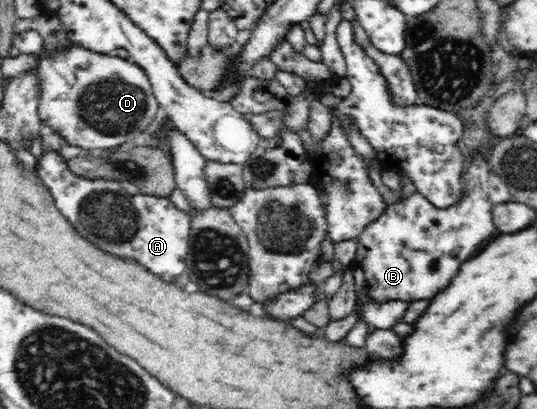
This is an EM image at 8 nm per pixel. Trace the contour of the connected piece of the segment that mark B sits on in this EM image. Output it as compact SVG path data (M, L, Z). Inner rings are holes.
M485 117L481 145L473 150L472 161L463 175L465 195L458 201L459 205L439 209L415 192L401 203L388 205L385 213L365 226L356 237L355 259L348 269L353 276L356 295L354 312L365 324L364 333L373 333L375 329L363 319L365 303L431 299L435 291L443 291L443 287L447 287L447 283L457 275L462 264L469 259L467 253L475 253L483 247L487 243L483 237L497 233L491 221L492 201L488 194L488 181L493 172L488 153L496 140L488 117Z

